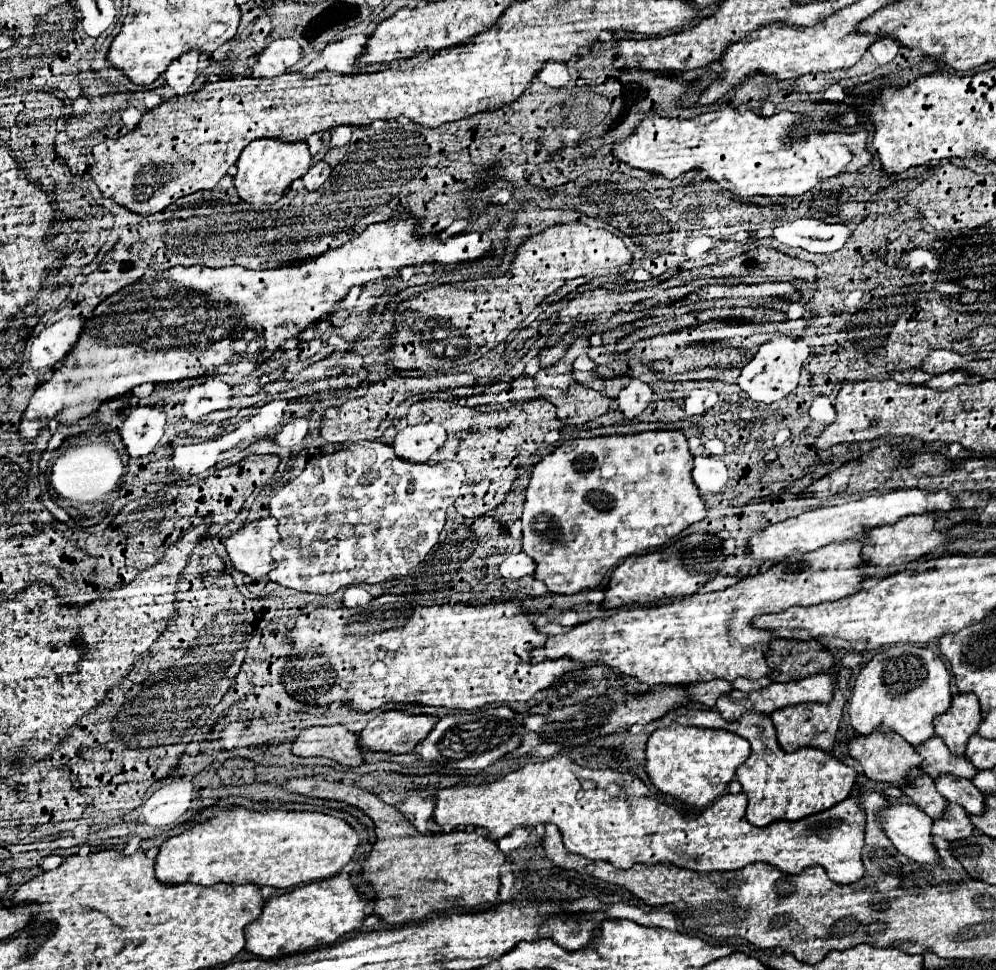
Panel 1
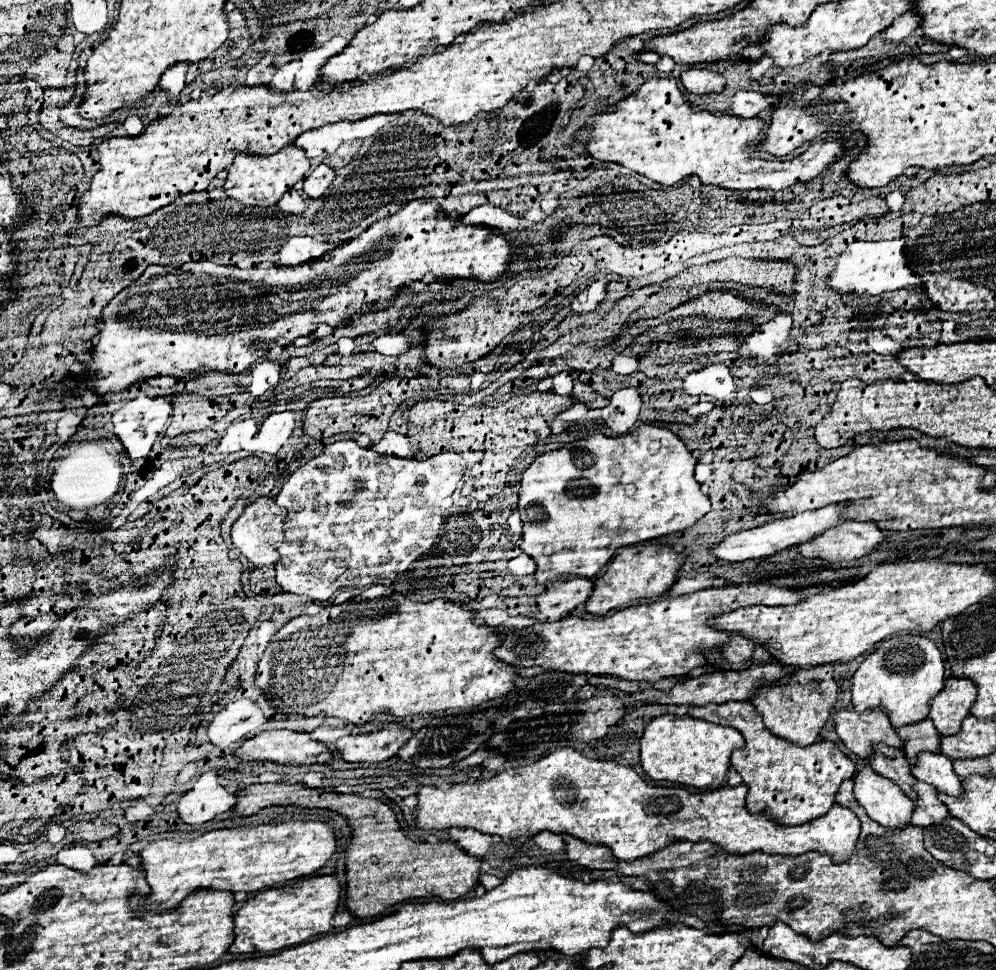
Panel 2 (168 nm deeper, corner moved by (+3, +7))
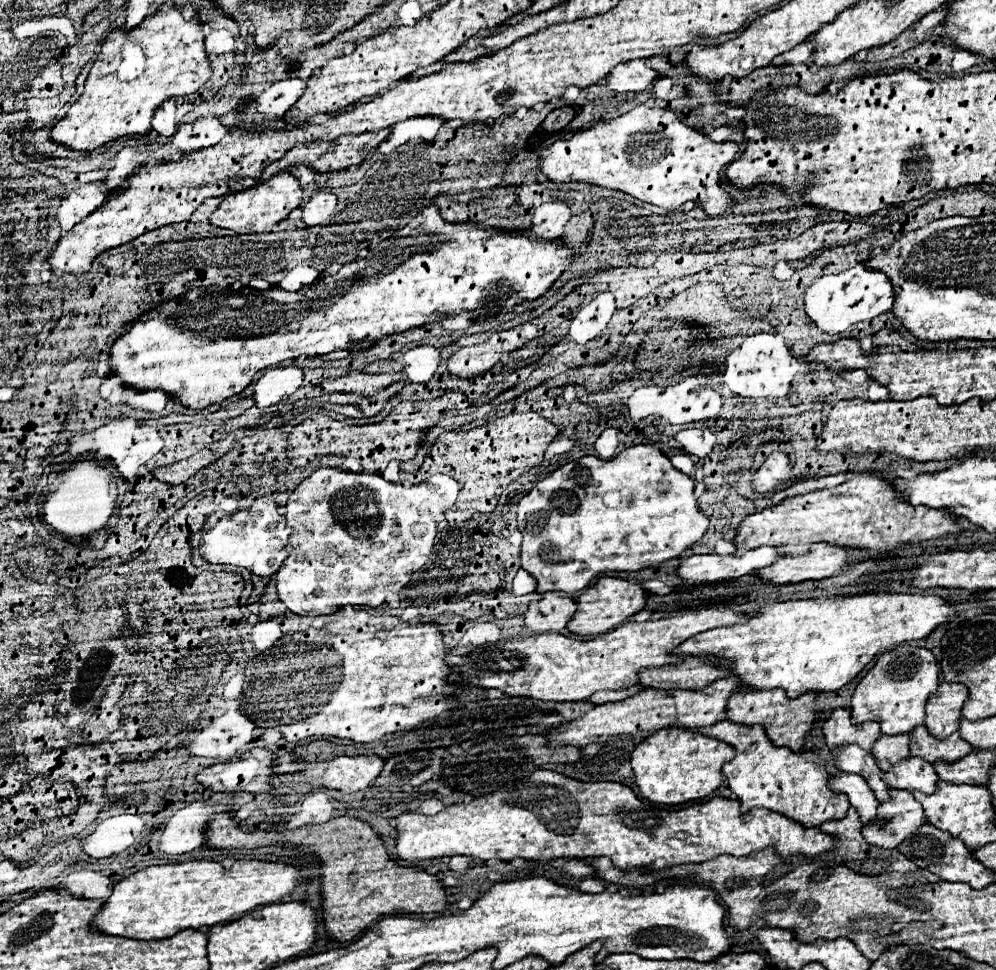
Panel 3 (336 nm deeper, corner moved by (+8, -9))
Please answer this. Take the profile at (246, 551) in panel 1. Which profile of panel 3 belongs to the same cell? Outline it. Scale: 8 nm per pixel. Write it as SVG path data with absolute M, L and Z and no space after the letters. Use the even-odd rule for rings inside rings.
M255 500L249 508L221 518L211 530L207 530L201 538L199 550L201 558L211 564L233 564L247 568L255 576L273 576L279 570L281 562L289 556L289 536L291 528L287 528L285 516L281 514L277 502Z

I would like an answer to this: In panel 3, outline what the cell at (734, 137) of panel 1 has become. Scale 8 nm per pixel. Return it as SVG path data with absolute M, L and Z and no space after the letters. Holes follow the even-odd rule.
M641 104L613 120L597 120L597 124L587 130L567 132L563 138L559 138L557 142L553 142L549 148L541 152L539 168L555 184L559 182L597 184L601 188L625 192L637 200L649 202L665 210L675 210L685 202L697 202L709 216L717 216L727 212L733 206L731 196L725 192L725 186L721 184L723 170L717 170L717 168L721 168L721 164L723 166L729 164L735 152L739 152L739 144L711 142L699 130L683 124L675 112L663 110L663 108L647 108L645 104Z

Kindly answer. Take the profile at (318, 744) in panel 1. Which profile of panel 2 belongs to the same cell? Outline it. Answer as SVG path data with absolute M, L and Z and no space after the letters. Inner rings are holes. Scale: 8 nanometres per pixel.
M270 730L246 740L234 750L240 760L272 760L278 764L326 764L334 754L308 732Z

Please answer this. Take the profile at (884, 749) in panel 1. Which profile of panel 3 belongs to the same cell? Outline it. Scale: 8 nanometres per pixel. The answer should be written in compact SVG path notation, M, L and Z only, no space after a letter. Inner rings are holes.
M835 708L823 726L825 742L829 750L837 750L845 744L857 744L863 750L871 750L873 742L881 736L877 722L851 724L849 708Z

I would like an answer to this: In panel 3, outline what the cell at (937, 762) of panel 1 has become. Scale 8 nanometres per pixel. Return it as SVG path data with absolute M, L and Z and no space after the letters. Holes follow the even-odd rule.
M899 734L899 736L881 736L875 744L873 744L873 758L879 764L879 768L883 772L887 772L893 764L897 764L899 760L909 756L909 734Z

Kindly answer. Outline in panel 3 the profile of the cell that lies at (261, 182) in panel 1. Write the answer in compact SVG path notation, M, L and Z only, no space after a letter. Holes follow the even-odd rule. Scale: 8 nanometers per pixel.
M283 170L283 172L275 174L271 180L267 180L265 184L225 196L221 206L209 216L209 222L219 228L229 228L237 234L271 232L275 224L279 224L281 220L285 220L289 216L289 212L299 208L301 194L303 194L303 190L301 190L299 180L291 172Z

